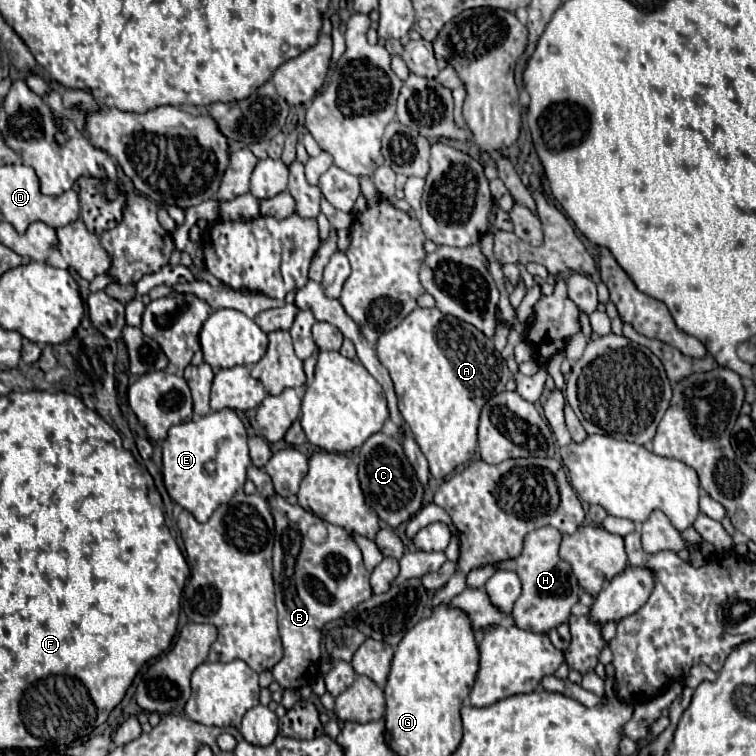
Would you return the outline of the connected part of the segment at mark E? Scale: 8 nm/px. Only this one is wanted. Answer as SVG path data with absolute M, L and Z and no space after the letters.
M231 408L171 426L163 444L165 488L171 500L189 510L199 522L207 522L219 504L227 504L227 500L243 488L249 464L247 432Z

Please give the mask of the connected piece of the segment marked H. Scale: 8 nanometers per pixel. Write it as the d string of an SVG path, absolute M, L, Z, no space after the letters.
M537 528L525 536L523 552L519 557L495 564L497 570L515 572L523 584L523 592L511 612L515 624L523 630L547 634L551 628L567 622L571 616L571 608L579 602L579 582L571 572L571 564L567 564L559 556L561 540L563 534L555 528Z

